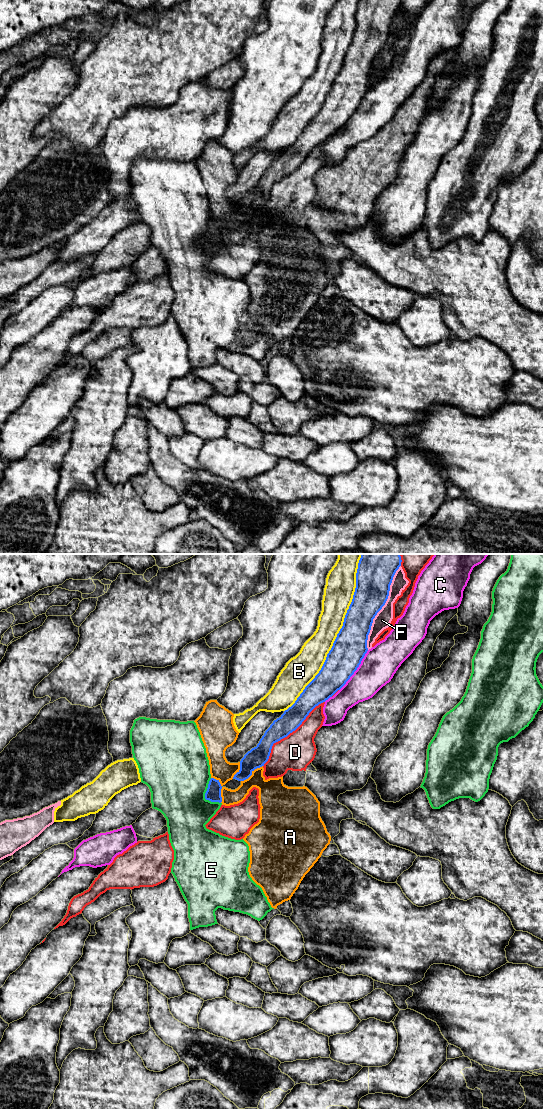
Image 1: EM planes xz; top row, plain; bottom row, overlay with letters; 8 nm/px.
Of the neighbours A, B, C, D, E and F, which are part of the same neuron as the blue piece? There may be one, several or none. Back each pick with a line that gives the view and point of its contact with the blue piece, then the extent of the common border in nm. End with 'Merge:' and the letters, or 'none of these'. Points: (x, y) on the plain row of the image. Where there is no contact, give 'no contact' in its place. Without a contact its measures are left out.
Merge: none of these

